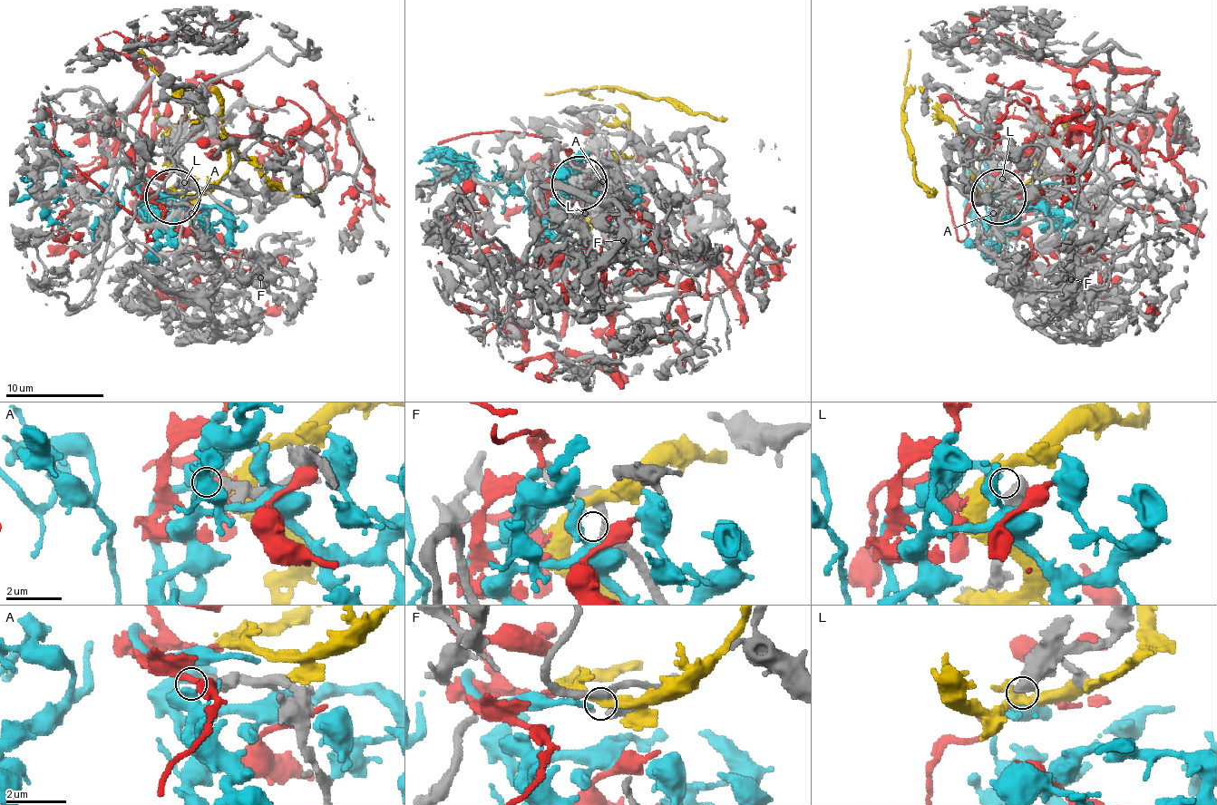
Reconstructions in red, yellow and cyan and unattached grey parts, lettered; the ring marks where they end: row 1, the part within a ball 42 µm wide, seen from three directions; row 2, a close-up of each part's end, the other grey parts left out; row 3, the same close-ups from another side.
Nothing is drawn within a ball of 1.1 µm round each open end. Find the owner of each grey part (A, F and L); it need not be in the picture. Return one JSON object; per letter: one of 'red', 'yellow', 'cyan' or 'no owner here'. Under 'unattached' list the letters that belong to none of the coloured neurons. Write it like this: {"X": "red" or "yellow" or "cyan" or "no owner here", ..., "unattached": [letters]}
{"A": "no owner here", "F": "cyan", "L": "no owner here", "unattached": ["A", "L"]}

